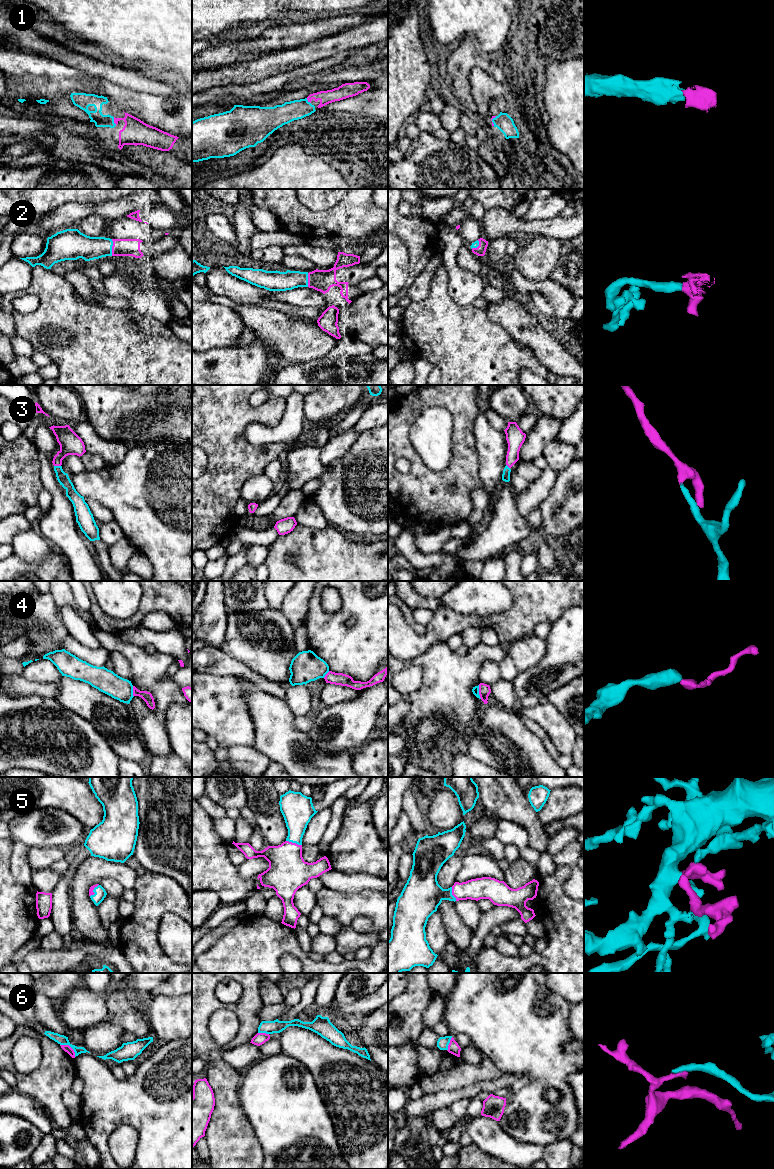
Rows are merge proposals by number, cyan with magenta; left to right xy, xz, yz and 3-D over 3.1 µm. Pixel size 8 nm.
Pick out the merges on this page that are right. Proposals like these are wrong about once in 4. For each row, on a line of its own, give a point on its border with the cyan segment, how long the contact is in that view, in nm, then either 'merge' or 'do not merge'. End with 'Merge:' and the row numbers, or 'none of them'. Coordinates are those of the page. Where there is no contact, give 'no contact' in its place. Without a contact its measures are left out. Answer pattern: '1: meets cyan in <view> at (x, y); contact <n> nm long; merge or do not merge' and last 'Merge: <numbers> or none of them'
1: meets cyan in xy at (113, 121); contact 80 nm long; merge
2: meets cyan in xy at (111, 247); contact 140 nm long; merge
3: meets cyan in xy at (57, 466); contact 60 nm long; merge
4: meets cyan in yz at (478, 692); contact 110 nm long; do not merge
5: meets cyan in xz at (294, 842); contact 130 nm long; merge
6: meets cyan in xy at (70, 1046); contact 160 nm long; do not merge
Merge: 1, 2, 3, 5

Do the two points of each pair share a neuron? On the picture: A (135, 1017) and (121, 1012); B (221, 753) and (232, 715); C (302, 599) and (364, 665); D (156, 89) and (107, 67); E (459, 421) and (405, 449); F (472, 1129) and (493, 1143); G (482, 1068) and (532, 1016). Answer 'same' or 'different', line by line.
A: same
B: different
C: different
D: same
E: same
F: same
G: different

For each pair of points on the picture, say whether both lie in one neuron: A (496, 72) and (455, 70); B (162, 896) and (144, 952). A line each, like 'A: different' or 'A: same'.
A: same
B: same

